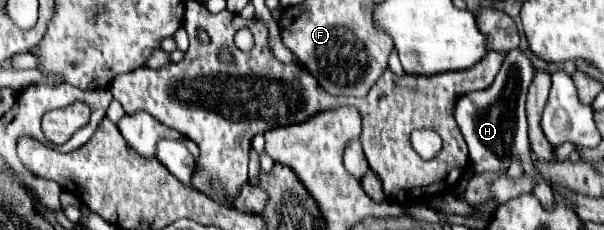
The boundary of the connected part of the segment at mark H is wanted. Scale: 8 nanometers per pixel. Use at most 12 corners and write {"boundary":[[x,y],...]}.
{"boundary":[[514,48],[486,90],[454,102],[454,120],[478,172],[514,158],[538,180],[554,208],[530,160],[526,94],[530,58]]}

